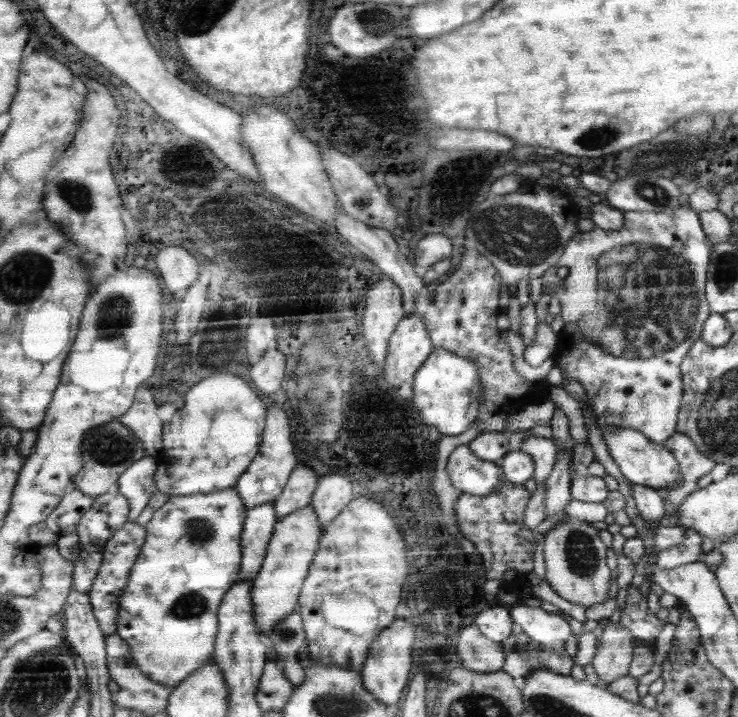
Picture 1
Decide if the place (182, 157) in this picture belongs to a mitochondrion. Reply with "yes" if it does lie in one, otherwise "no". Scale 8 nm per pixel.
no

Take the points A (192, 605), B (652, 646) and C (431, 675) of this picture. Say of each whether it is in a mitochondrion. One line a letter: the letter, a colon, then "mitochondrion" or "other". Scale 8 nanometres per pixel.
A: mitochondrion
B: other
C: other

